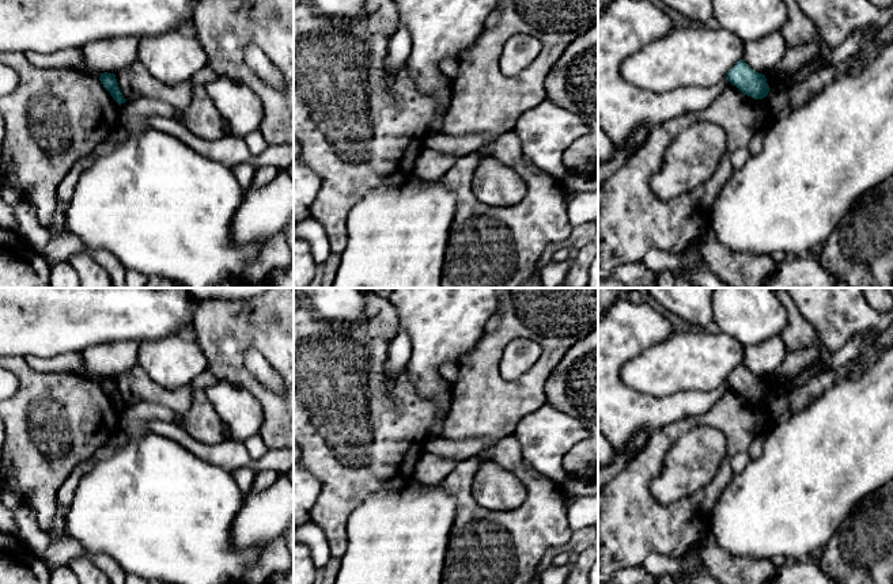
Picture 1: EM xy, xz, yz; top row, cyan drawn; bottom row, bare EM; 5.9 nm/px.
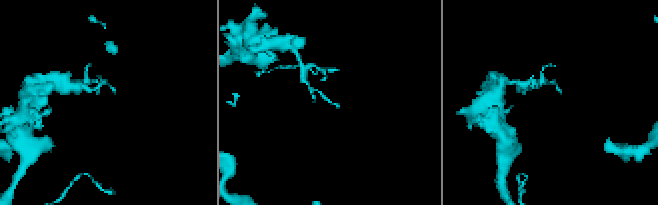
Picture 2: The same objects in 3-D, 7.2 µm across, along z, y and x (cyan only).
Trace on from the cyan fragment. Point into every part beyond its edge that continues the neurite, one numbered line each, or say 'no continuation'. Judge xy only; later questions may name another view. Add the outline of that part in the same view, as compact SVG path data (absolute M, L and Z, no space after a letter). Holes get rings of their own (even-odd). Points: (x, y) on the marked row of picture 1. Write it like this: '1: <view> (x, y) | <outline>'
no continuation

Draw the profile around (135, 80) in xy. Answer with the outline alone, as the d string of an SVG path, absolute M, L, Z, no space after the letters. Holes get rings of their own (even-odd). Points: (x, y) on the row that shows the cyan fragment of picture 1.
M139 61L116 73L118 87L126 101L154 98L171 105L177 110L186 109L192 102L192 83L169 86L155 79Z

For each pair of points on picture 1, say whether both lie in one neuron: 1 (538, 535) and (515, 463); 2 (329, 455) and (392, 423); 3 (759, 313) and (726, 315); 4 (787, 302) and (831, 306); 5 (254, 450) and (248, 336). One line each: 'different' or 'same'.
1: same
2: same
3: same
4: different
5: different

